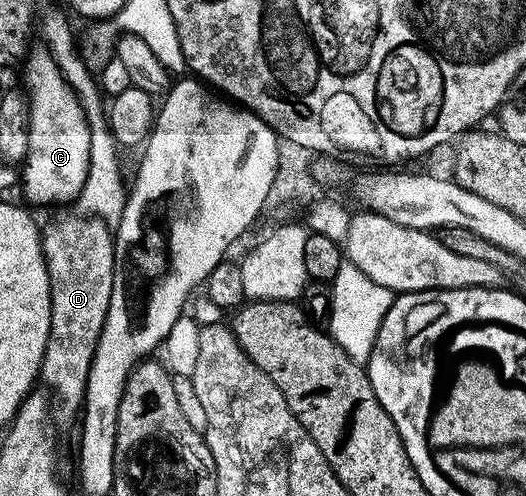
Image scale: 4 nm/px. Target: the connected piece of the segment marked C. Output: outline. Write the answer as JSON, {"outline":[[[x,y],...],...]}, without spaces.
{"outline":[[[36,48],[26,57],[27,69],[23,72],[29,146],[21,168],[21,189],[24,198],[35,204],[72,203],[78,201],[91,165],[89,116],[83,113],[84,105],[65,82],[57,62],[53,62],[46,48]]]}

